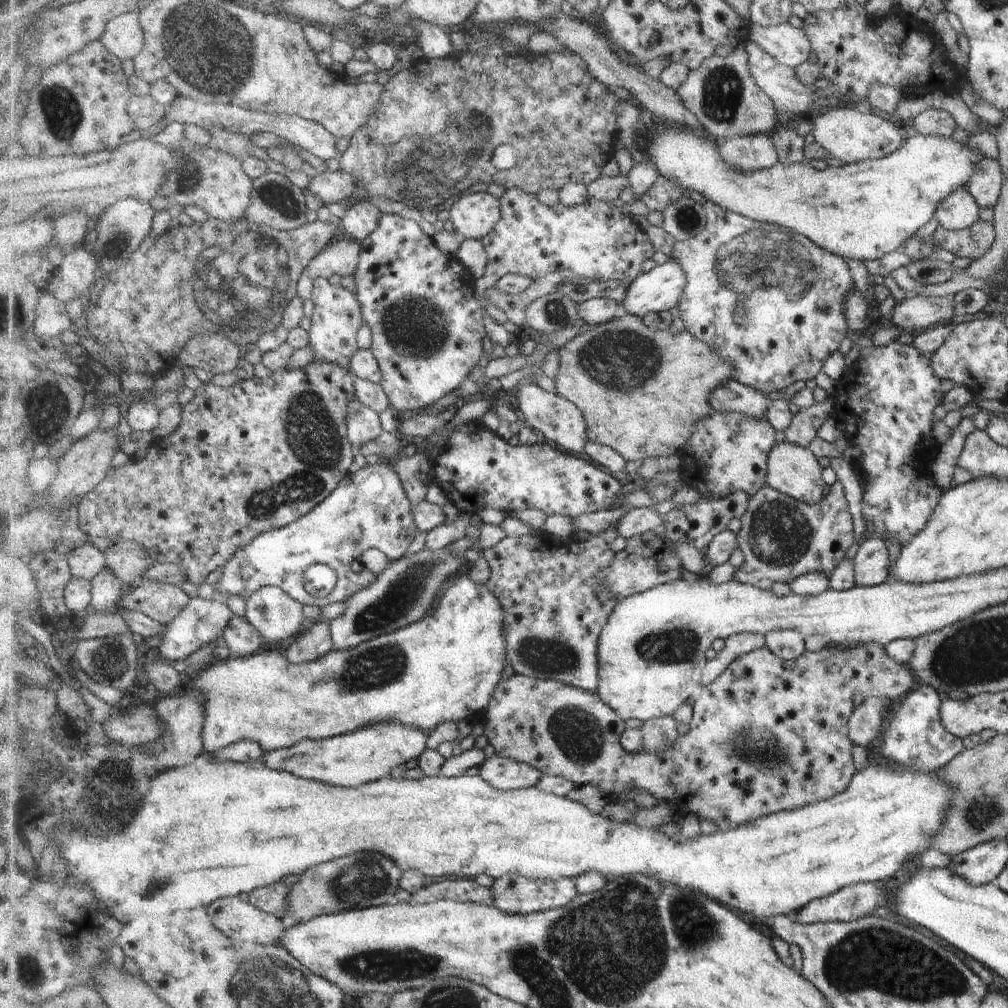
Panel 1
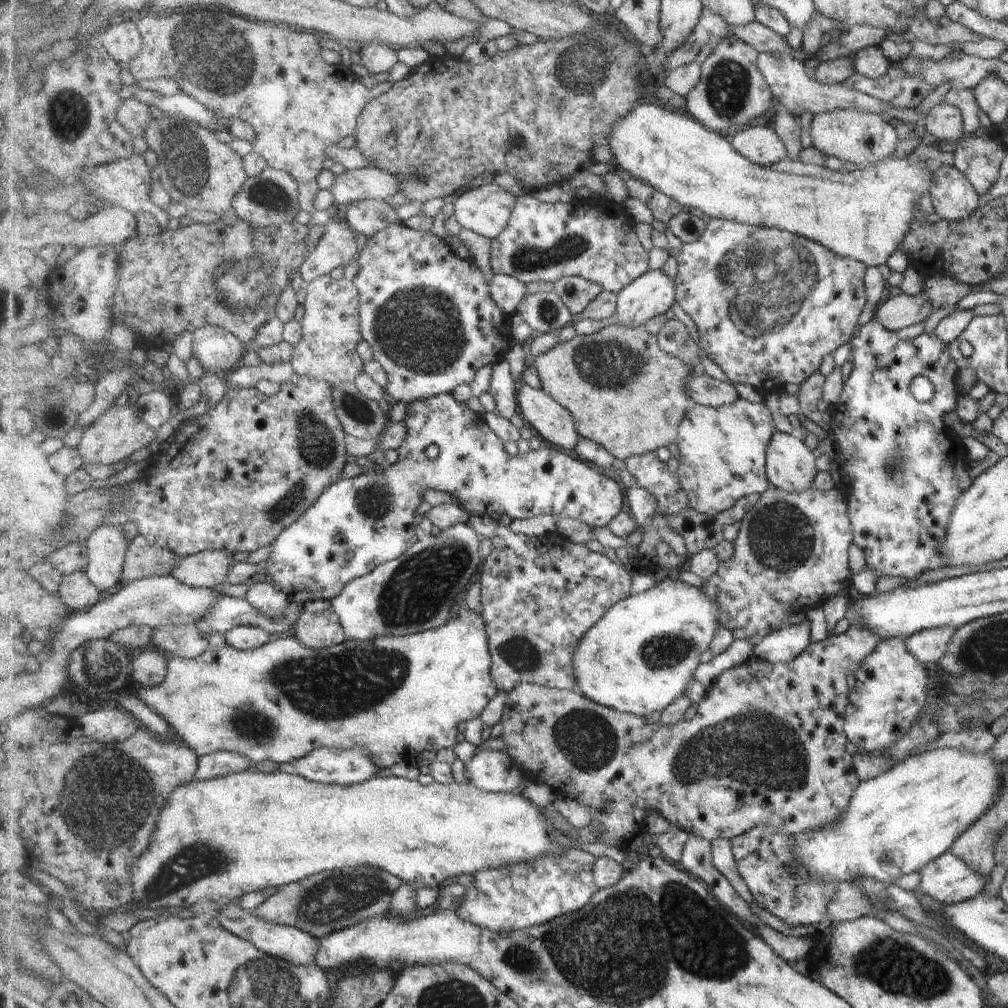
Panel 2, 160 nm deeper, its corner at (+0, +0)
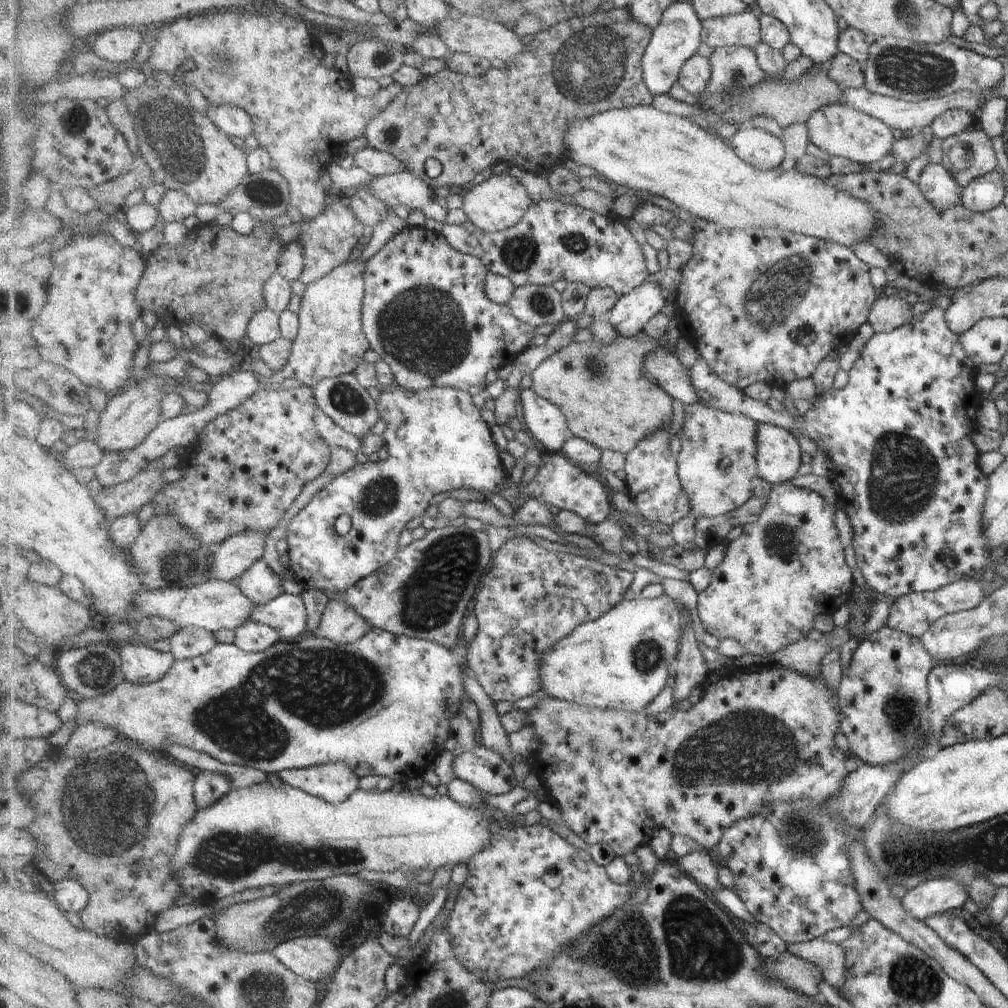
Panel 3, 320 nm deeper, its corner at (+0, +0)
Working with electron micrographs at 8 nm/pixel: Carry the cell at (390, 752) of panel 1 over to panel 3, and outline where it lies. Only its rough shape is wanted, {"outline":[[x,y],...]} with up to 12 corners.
{"outline":[[329,763],[278,773],[329,803],[360,788],[349,765]]}

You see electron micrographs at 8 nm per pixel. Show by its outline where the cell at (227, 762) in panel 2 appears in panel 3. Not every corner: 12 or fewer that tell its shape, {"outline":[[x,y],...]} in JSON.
{"outline":[[200,771],[194,784],[198,810],[232,791],[220,773]]}

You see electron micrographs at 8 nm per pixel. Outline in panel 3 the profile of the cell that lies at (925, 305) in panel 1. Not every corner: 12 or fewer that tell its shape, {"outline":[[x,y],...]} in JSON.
{"outline":[[897,296],[880,297],[866,322],[877,333],[911,318],[910,306]]}

